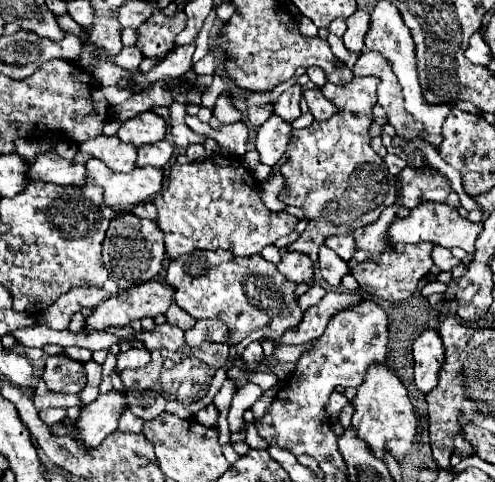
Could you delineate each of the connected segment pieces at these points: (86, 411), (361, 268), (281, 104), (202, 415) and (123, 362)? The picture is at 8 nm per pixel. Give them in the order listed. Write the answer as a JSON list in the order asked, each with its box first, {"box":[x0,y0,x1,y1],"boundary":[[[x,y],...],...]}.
[{"box":[74,390,126,446],"boundary":[[[110,390],[108,394],[100,394],[92,404],[82,406],[74,428],[78,432],[78,440],[86,446],[102,444],[108,434],[118,430],[118,420],[126,408],[126,392]]]},{"box":[352,244,434,300],"boundary":[[[390,244],[380,252],[380,256],[366,258],[364,262],[356,264],[352,268],[352,276],[356,278],[360,288],[370,296],[382,300],[406,300],[416,292],[418,282],[428,274],[434,264],[430,260],[432,246],[434,244]]]},{"box":[276,84,302,122],"boundary":[[[296,84],[292,86],[290,90],[286,90],[278,100],[276,100],[276,114],[286,120],[286,122],[292,122],[300,116],[300,94],[302,94],[302,88]]]},{"box":[196,404,218,428],"boundary":[[[208,404],[206,408],[202,408],[196,414],[196,420],[198,420],[198,424],[204,424],[204,426],[212,428],[216,424],[216,420],[218,420],[218,408],[214,404]]]},{"box":[118,348,150,372],"boundary":[[[130,348],[118,354],[118,372],[124,368],[140,368],[150,362],[150,352],[144,348]]]}]

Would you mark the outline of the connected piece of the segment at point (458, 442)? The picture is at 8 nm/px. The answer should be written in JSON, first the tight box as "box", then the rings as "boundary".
{"box":[454,434,476,456],"boundary":[[[456,434],[454,436],[454,454],[462,456],[462,454],[476,454],[476,450],[472,448],[472,444],[468,444],[468,440],[464,438],[464,434]]]}

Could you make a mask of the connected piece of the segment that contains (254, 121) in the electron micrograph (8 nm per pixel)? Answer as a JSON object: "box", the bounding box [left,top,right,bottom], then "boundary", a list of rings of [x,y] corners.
{"box":[246,104,272,126],"boundary":[[[268,104],[268,106],[250,106],[250,108],[246,110],[246,114],[248,114],[250,126],[262,126],[262,124],[270,118],[272,106],[270,106],[270,104]]]}

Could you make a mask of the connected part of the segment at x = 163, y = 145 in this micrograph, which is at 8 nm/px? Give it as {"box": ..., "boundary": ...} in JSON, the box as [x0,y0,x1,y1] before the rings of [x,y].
{"box":[138,140,174,168],"boundary":[[[168,140],[162,142],[154,142],[154,144],[146,144],[138,148],[138,166],[156,166],[156,168],[164,168],[168,164],[168,160],[174,154],[174,146]]]}

